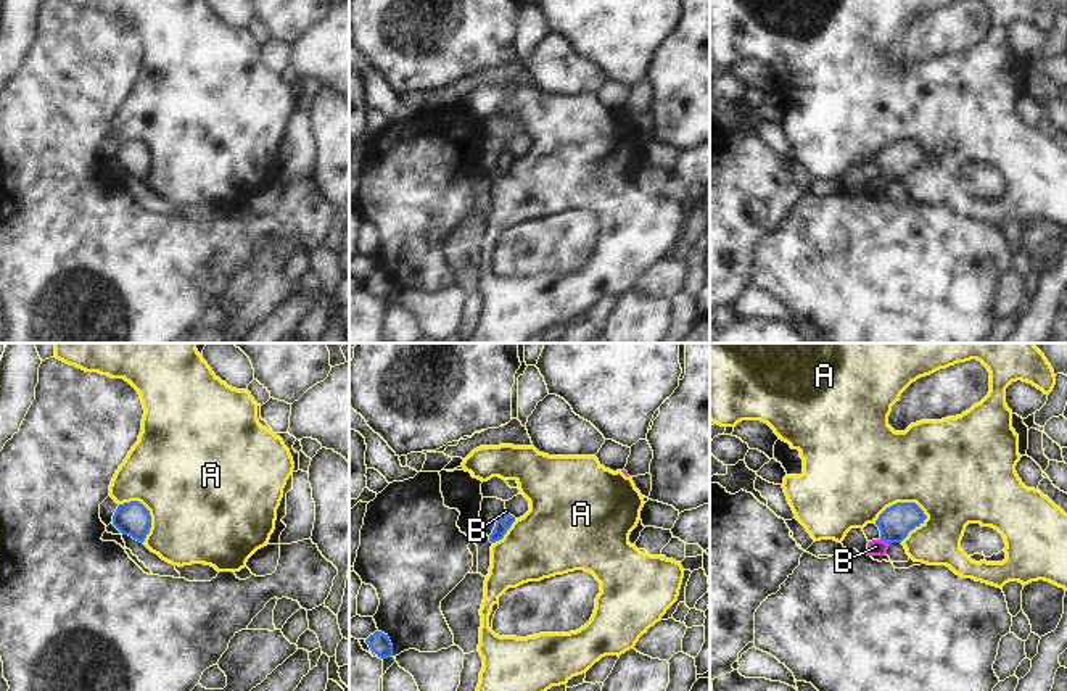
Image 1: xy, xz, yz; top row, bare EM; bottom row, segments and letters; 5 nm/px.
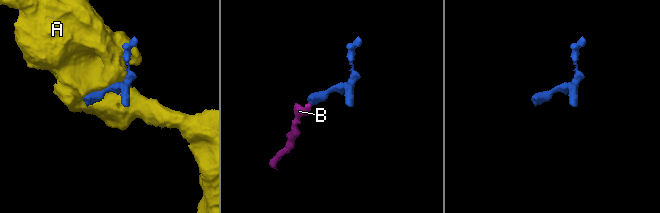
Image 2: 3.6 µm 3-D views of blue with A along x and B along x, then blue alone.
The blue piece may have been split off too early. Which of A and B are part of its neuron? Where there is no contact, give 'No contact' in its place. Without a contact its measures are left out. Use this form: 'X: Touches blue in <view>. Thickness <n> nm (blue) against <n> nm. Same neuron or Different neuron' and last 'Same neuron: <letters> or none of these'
A: Touches blue in yz. Thickness 170 nm (blue) against 460 nm. Different neuron
B: Touches blue in yz. Thickness 170 nm (blue) against 80 nm. Same neuron
Same neuron: B.

